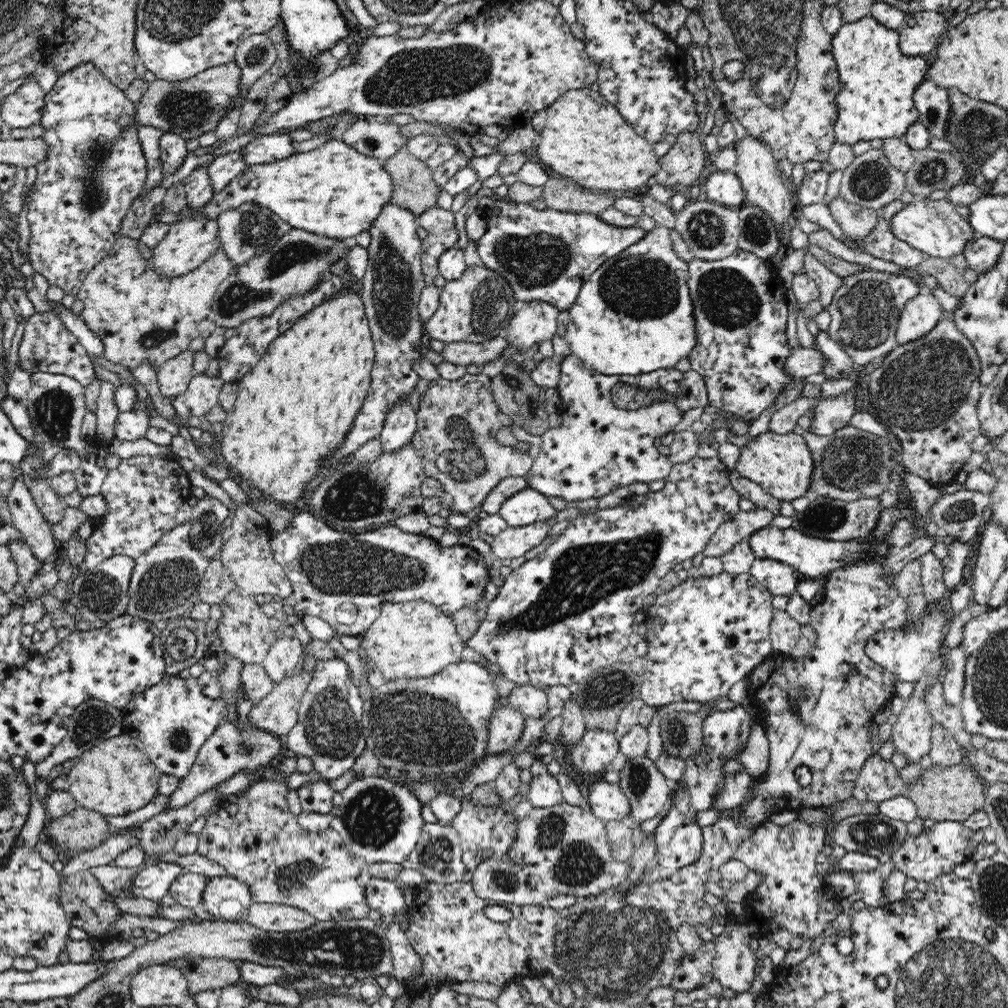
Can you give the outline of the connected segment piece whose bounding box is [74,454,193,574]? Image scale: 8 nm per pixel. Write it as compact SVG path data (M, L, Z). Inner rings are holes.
M138 454L138 456L132 456L132 458L124 458L122 459L118 466L114 469L110 469L108 474L101 486L100 495L105 500L107 506L107 512L100 517L96 517L95 519L89 520L88 523L92 524L94 530L92 530L90 536L85 540L86 546L86 556L84 556L84 561L76 568L74 571L76 574L86 572L88 570L92 570L97 565L100 565L103 561L106 561L108 558L114 557L115 555L125 555L134 560L138 560L139 558L142 559L143 555L150 549L151 546L154 546L154 542L158 542L160 538L162 538L163 534L166 534L168 530L172 530L174 526L178 525L178 521L176 521L175 516L176 512L182 504L186 503L187 500L192 495L193 486L188 479L188 472L184 470L182 465L180 465L177 458L160 458L159 456L150 456L149 454Z

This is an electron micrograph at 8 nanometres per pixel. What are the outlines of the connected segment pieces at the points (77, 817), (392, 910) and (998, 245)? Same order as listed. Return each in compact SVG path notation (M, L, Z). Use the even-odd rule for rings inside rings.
M78 806L60 818L48 818L44 832L56 845L70 850L94 849L110 835L105 816Z
M370 877L365 886L365 895L368 906L382 912L388 920L405 908L404 893L396 880Z
M978 235L968 240L962 250L968 266L976 272L984 272L991 268L992 264L998 260L1000 252L1002 252L1002 241Z

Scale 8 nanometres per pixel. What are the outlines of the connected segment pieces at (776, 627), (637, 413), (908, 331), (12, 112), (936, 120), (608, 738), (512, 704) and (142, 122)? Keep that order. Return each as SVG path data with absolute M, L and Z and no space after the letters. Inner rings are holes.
M774 609L770 624L770 641L774 652L791 655L794 646L799 643L802 628L785 610Z
M572 352L567 355L560 365L560 378L555 389L560 395L561 406L557 409L561 423L558 428L548 429L542 434L541 449L534 459L531 469L526 476L530 488L537 490L546 497L563 498L567 502L586 500L586 498L600 498L617 488L628 486L632 482L647 482L665 479L674 466L666 455L661 454L654 445L656 438L680 424L684 412L675 403L675 394L680 388L684 372L674 368L662 368L646 372L646 374L600 374L588 370L582 361ZM618 382L627 382L638 388L660 388L669 397L665 401L652 403L650 406L638 410L617 409L613 405L611 388Z
M928 292L918 293L902 308L895 338L899 344L912 342L916 338L930 332L942 318L942 306L936 296Z
M35 80L20 86L6 97L2 105L2 120L13 128L28 128L42 124L46 92Z
M926 78L914 92L913 102L919 113L917 122L928 128L932 137L944 139L951 110L948 92Z
M585 729L576 744L567 745L570 762L580 774L598 772L605 768L606 764L610 764L612 758L618 754L618 742L614 732Z
M516 685L506 699L508 709L518 710L522 716L529 717L531 721L540 721L548 711L546 694L542 689L532 685Z
M236 61L212 67L187 80L168 82L156 79L151 82L150 88L148 88L148 92L144 94L144 97L139 102L133 104L135 109L133 118L135 118L135 122L131 126L136 127L136 130L140 126L150 126L163 132L174 132L174 134L180 135L186 141L190 138L200 136L206 130L214 131L218 122L225 115L228 115L230 110L241 104L241 100L239 100L239 79L240 72Z

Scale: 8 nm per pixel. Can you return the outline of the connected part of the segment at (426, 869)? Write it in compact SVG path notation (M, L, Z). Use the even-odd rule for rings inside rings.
M426 822L422 826L420 841L416 848L408 854L408 858L401 862L403 868L419 870L428 881L437 883L454 883L461 881L466 867L462 862L462 848L458 831L450 824L442 825L439 822Z

